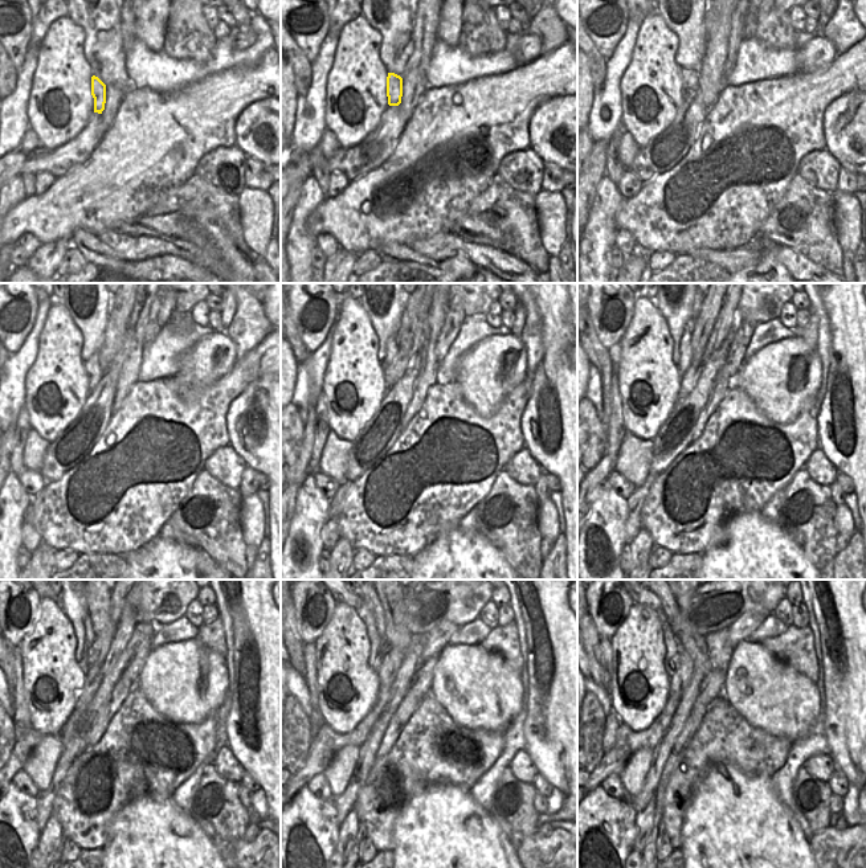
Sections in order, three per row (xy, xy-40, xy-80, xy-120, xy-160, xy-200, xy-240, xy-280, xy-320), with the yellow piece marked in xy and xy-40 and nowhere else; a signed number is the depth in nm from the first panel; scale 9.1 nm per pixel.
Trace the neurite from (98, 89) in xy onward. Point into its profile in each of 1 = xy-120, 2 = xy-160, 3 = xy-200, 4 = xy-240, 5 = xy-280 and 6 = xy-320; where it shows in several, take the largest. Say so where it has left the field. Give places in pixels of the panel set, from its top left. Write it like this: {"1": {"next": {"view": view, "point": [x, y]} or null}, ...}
{"1": {"next": {"view": "xy-120", "point": [94, 372]}}, "2": {"next": {"view": "xy-160", "point": [387, 363]}}, "3": {"next": {"view": "xy-200", "point": [685, 347]}}, "4": {"next": {"view": "xy-240", "point": [90, 637]}}, "5": {"next": {"view": "xy-280", "point": [378, 610]}}, "6": {"next": {"view": "xy-320", "point": [670, 607]}}}

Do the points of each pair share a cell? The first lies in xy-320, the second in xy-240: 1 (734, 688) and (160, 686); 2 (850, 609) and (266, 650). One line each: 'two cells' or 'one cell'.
1: one cell
2: one cell

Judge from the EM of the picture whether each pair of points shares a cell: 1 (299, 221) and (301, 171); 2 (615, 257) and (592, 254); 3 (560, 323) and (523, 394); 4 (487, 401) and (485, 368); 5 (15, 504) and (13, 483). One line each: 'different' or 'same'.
1: different
2: different
3: different
4: same
5: same

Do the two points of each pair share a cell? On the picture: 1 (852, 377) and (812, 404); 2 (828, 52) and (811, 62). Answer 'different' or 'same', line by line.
1: different
2: same

